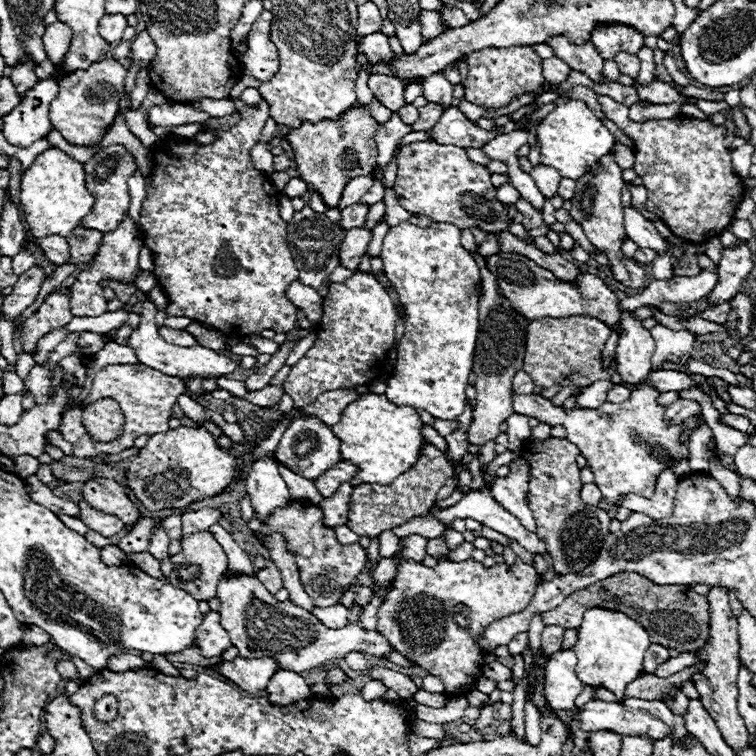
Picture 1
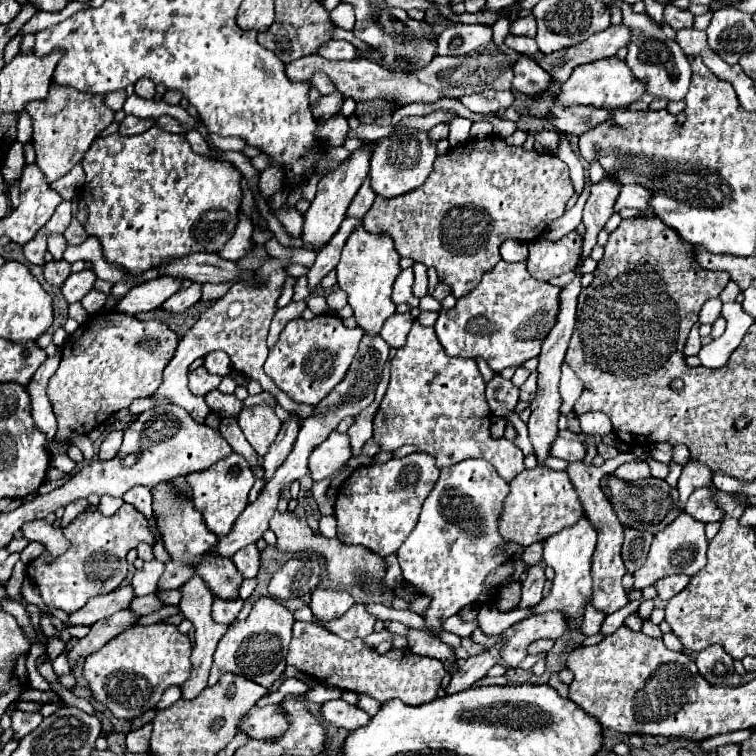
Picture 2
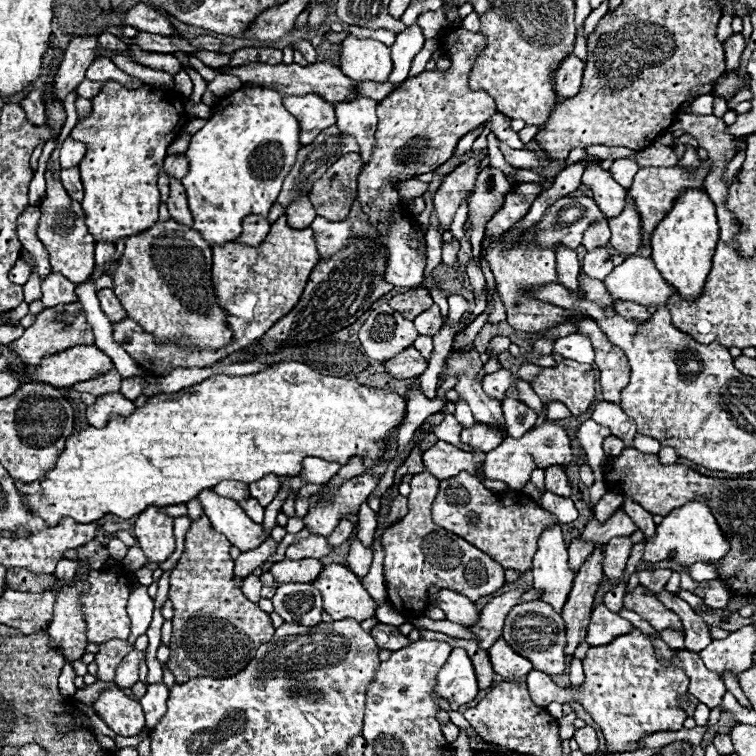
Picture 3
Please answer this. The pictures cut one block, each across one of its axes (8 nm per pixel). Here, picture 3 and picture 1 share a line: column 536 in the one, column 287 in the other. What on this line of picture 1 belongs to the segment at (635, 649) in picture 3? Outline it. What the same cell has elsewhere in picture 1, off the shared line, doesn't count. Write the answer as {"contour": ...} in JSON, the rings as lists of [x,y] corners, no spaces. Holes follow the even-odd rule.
{"contour":[[[278,670],[268,686],[266,686],[266,694],[270,698],[270,702],[274,702],[276,706],[286,706],[286,704],[294,704],[298,700],[306,700],[312,696],[310,686],[304,682],[304,678],[300,674],[294,672],[286,672],[286,670]]]}

